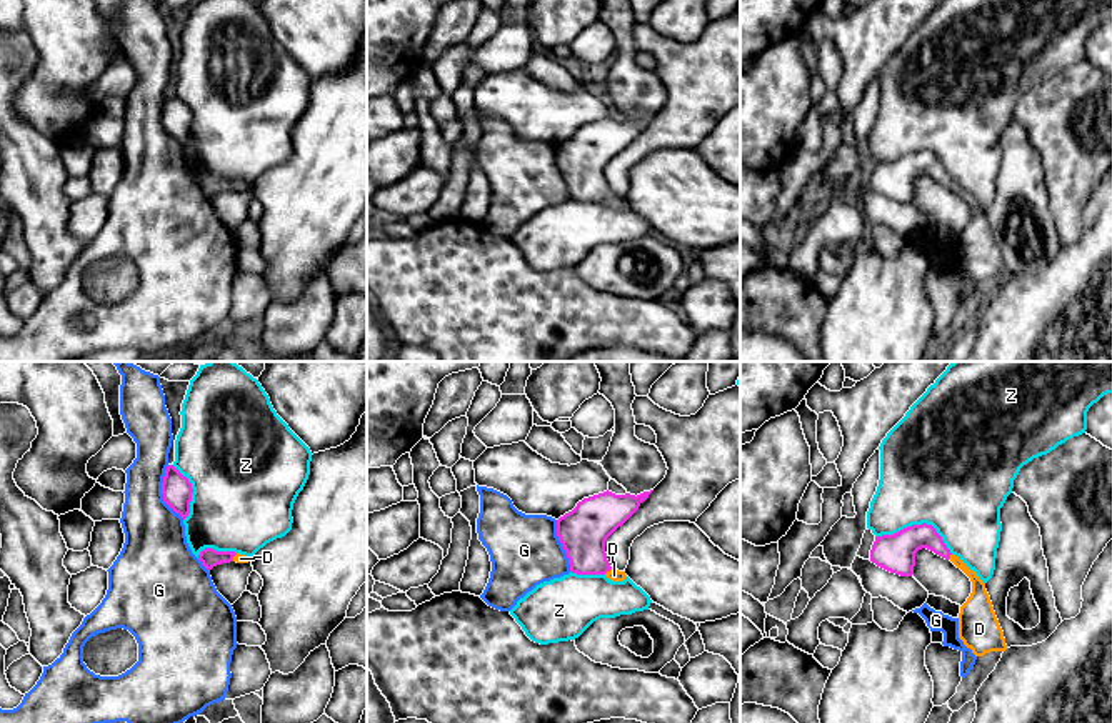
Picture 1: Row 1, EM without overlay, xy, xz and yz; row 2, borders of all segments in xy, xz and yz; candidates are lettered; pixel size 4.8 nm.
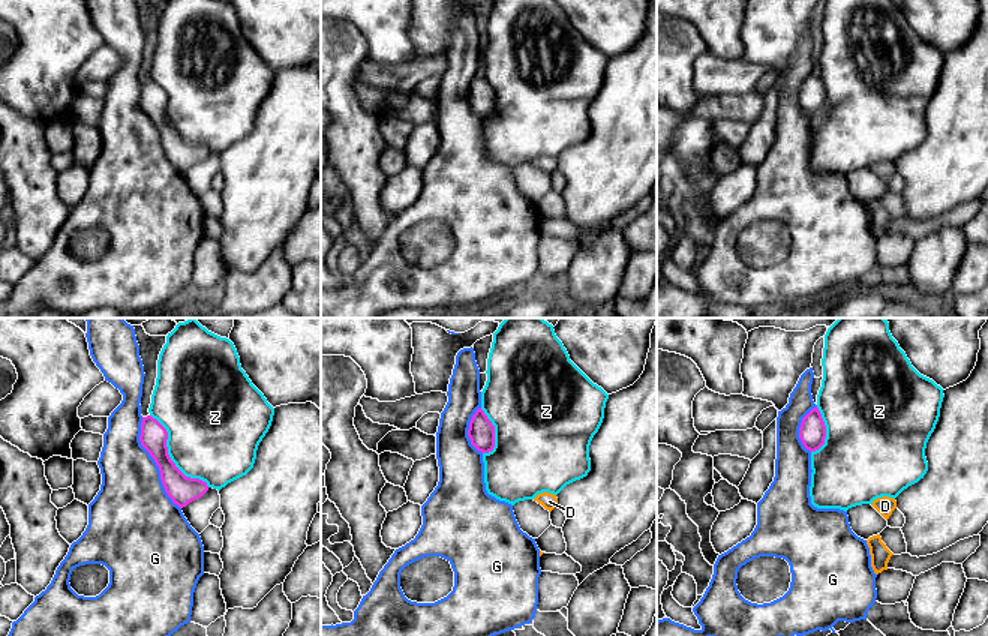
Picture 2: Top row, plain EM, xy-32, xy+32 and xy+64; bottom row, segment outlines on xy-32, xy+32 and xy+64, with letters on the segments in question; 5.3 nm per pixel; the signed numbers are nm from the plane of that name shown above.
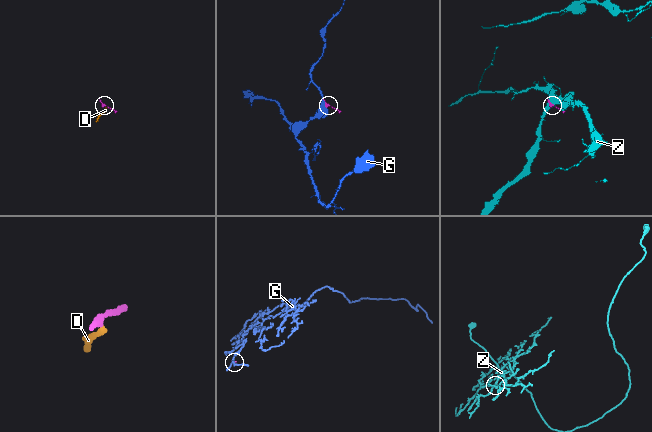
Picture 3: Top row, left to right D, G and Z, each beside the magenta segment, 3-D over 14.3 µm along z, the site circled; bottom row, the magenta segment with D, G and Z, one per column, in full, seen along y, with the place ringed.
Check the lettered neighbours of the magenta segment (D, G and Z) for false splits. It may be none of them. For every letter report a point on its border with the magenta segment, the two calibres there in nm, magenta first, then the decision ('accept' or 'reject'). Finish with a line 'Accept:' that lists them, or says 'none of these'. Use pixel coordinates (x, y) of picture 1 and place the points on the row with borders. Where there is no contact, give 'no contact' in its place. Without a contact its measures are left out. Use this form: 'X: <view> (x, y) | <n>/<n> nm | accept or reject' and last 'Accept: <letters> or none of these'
D: xz (607, 570) | 240/60 nm | accept
G: xy (162, 493) | 150/300 nm | reject
Z: yz (917, 525) | 190/460 nm | reject
Accept: D

